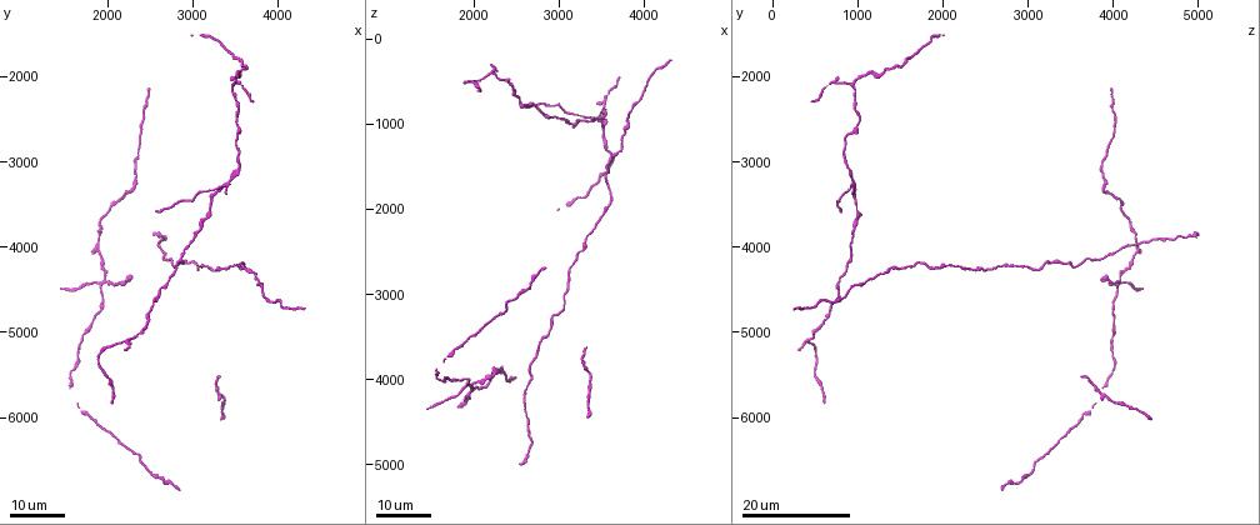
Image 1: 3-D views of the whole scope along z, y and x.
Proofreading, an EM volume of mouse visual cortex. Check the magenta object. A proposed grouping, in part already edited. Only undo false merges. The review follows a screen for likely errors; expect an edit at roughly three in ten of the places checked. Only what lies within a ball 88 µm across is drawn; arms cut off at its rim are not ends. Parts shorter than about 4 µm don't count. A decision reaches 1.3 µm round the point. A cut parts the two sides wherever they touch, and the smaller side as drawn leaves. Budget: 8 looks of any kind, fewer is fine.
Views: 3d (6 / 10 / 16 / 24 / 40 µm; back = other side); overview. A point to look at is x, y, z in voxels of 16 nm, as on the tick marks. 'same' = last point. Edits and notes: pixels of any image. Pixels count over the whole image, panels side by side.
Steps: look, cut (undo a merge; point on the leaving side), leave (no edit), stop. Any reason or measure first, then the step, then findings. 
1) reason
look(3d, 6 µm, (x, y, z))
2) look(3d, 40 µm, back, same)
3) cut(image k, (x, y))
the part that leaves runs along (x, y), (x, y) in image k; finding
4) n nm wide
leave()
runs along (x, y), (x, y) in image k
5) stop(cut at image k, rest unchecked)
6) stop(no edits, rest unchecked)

looks like a crossing
look(3d, 24 µm, (1950, 4400, 4050))

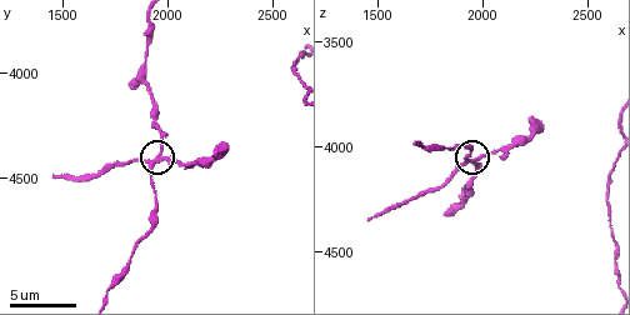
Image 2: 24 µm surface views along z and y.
look(3d, 10 µm, (1960, 4410, 4060))

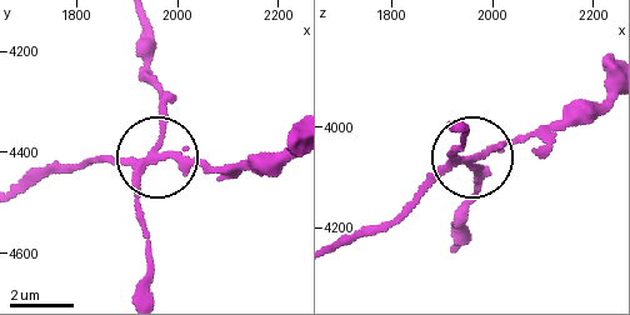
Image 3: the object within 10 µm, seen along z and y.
cut(image 3, (188, 168))
the part that leaves runs along (139, 163), (85, 163), (21, 186) in image 3; a second cell is stuck on

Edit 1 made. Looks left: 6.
look(overview)

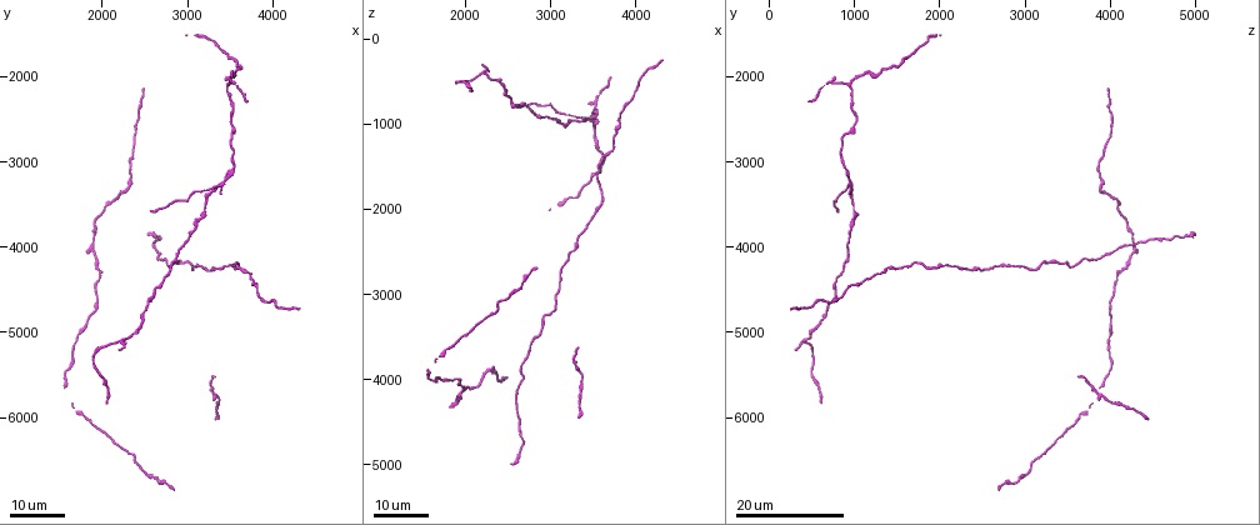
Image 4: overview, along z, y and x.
look(3d, 24 µm, (2600, 4000, 4200))

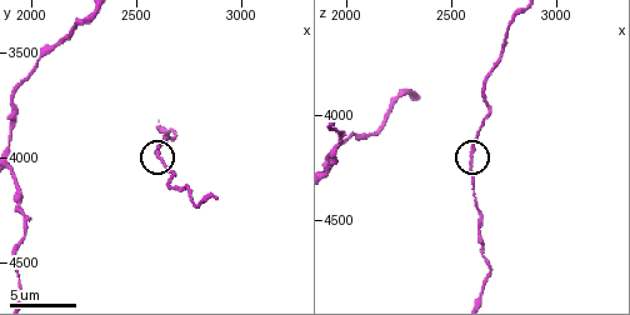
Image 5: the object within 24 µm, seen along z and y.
look(3d, 6 µm, (2610, 3990, 4180))

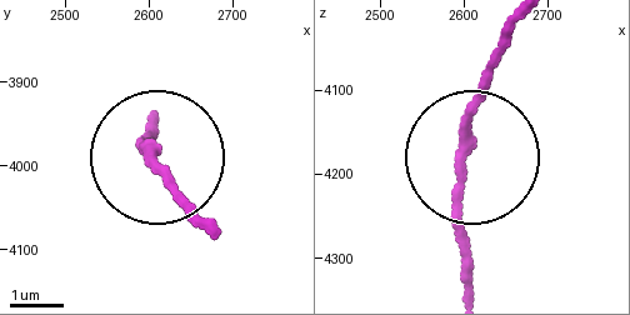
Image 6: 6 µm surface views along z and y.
look(3d, 6 µm, back, (2600, 3975, 4190))

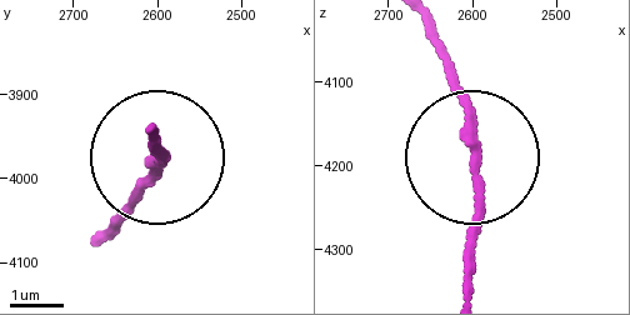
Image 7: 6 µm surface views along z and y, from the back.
180 nm wide
leave()
continuous, no second cell

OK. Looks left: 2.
sudden change in width
look(3d, 16 µm, (2900, 4150, 3250))

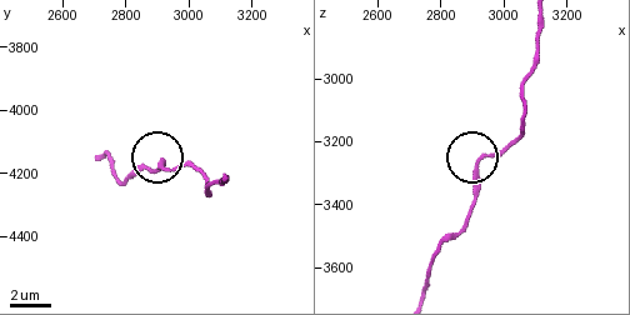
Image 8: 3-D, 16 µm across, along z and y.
closer look
look(3d, 10 µm, (2920, 4180, 3260))

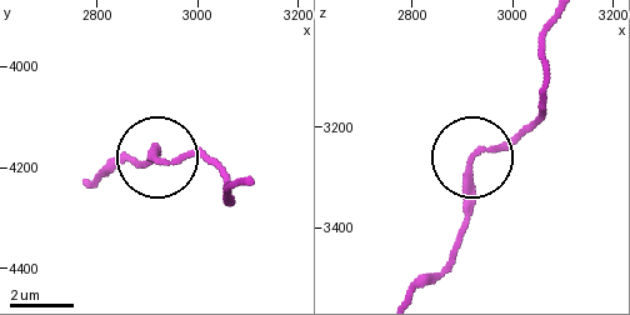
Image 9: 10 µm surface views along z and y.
leave()
all the same cell

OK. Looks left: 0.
stop(cut at image 3, rest unchecked)

